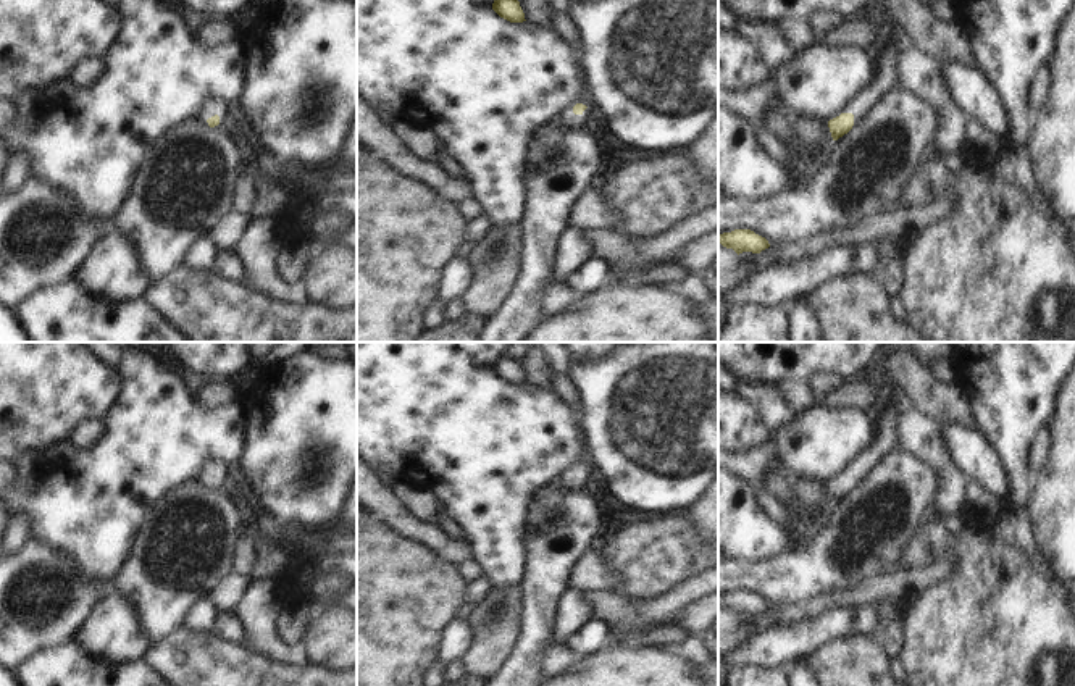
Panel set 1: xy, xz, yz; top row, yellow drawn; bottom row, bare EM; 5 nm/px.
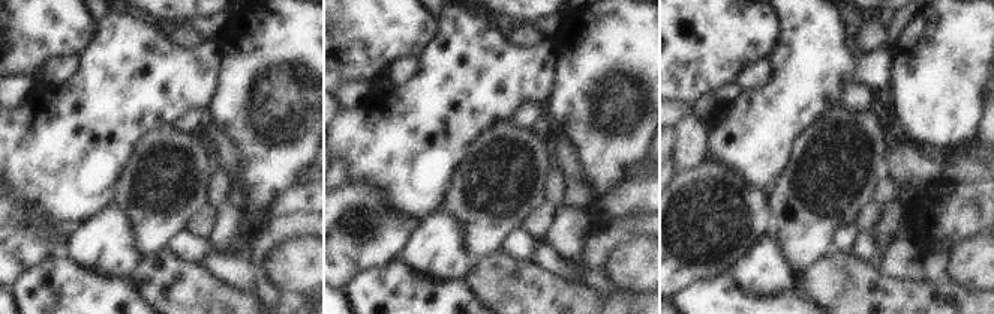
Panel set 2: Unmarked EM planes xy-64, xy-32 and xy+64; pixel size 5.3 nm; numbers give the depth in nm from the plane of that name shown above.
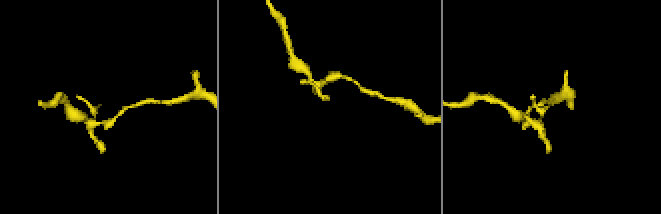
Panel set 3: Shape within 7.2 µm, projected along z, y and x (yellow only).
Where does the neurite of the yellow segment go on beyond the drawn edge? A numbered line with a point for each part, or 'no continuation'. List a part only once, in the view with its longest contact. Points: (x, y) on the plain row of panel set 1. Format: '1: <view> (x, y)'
1: xy (213, 467)

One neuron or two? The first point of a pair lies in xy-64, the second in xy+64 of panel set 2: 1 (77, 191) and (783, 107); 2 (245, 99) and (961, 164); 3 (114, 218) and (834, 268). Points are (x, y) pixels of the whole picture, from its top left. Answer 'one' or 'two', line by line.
1: one
2: two
3: two

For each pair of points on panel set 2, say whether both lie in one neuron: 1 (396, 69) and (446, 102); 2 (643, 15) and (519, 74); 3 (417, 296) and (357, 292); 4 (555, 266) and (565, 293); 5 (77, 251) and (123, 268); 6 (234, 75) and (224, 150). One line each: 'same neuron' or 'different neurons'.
1: different neurons
2: different neurons
3: same neuron
4: different neurons
5: same neuron
6: different neurons

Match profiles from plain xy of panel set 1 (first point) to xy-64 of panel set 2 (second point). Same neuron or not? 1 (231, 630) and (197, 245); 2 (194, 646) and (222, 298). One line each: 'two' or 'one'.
1: two
2: one

